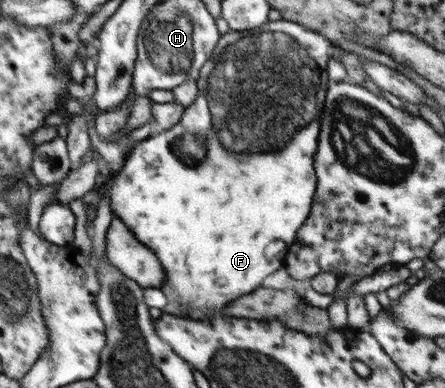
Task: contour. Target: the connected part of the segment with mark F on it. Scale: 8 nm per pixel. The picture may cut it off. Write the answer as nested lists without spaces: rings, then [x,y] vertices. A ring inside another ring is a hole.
[[[283,18],[277,21],[268,20],[261,26],[251,30],[231,31],[221,35],[218,45],[213,50],[209,60],[201,68],[200,77],[196,80],[198,86],[197,96],[192,104],[183,111],[179,122],[169,130],[164,130],[154,137],[148,136],[141,142],[137,142],[136,147],[127,157],[123,169],[111,182],[109,198],[111,198],[111,210],[114,216],[119,217],[133,231],[133,234],[136,234],[138,241],[153,250],[161,261],[161,266],[165,266],[165,285],[163,285],[163,288],[170,286],[174,291],[176,295],[174,302],[177,302],[186,312],[186,314],[179,314],[179,316],[203,322],[207,322],[215,316],[221,316],[219,310],[227,302],[235,300],[235,298],[239,298],[243,294],[254,292],[255,288],[269,274],[273,274],[281,266],[284,267],[284,258],[288,251],[287,246],[296,239],[297,231],[308,220],[314,202],[317,182],[314,157],[318,147],[319,126],[321,126],[319,118],[323,114],[323,102],[325,102],[329,80],[331,79],[327,73],[327,66],[331,59],[330,48],[332,44],[322,34]],[[275,240],[283,240],[286,247],[283,252],[279,253],[281,256],[269,260],[265,256],[265,248],[267,248],[267,244],[271,244]]]

